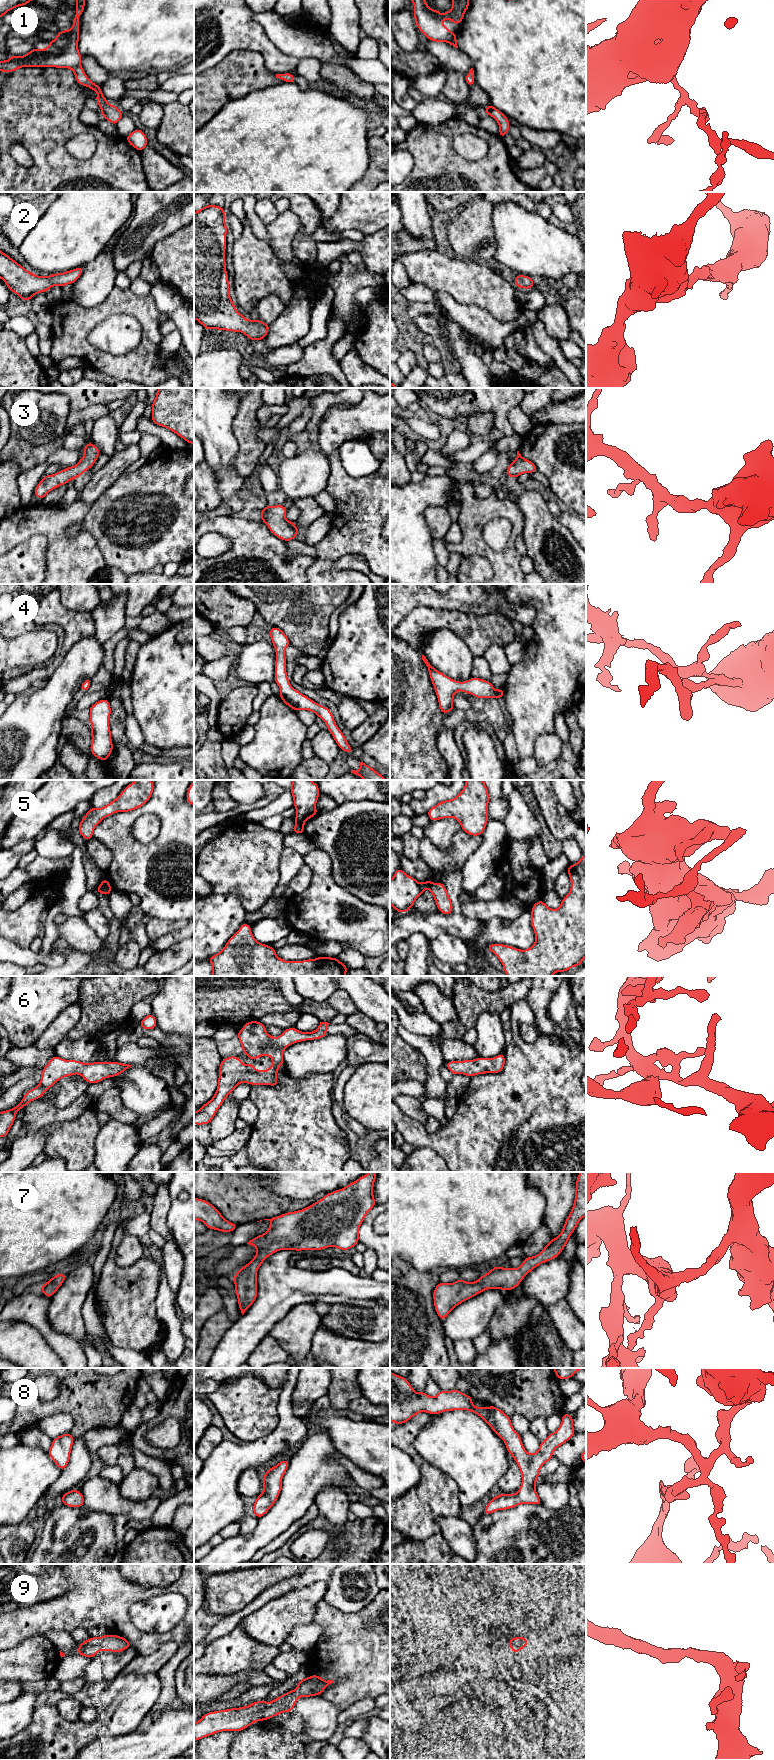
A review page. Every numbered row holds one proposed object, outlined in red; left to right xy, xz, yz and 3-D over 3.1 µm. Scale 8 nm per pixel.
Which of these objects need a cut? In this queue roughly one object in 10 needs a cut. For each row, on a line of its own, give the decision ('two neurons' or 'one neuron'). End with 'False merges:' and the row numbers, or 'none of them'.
1: one neuron
2: one neuron
3: one neuron
4: one neuron
5: two neurons
6: one neuron
7: one neuron
8: one neuron
9: one neuron
False merges: 5

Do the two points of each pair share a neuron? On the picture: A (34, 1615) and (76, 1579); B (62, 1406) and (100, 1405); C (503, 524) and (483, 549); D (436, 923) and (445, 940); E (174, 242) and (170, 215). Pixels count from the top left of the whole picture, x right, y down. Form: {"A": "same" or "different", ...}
{"A": "same", "B": "same", "C": "different", "D": "different", "E": "different"}

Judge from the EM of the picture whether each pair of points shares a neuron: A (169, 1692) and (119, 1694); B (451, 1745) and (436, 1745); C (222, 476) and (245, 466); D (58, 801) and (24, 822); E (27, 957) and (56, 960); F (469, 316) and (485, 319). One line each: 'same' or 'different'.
A: different
B: same
C: different
D: same
E: same
F: same

